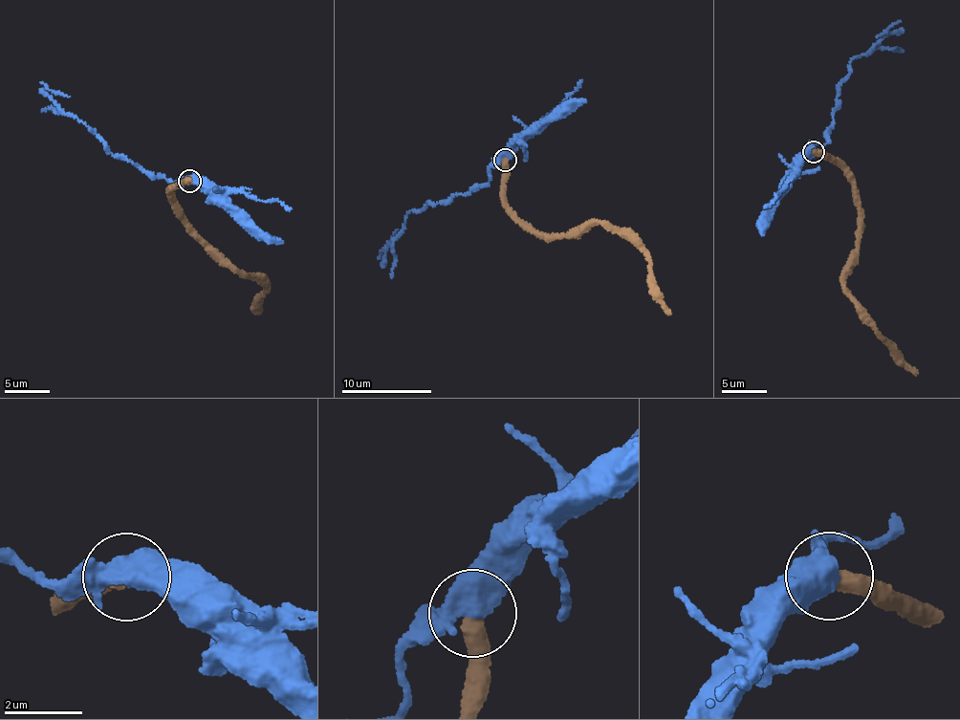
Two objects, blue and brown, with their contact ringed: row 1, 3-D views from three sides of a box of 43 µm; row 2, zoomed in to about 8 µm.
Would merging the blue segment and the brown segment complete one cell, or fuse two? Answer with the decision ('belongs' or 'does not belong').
does not belong

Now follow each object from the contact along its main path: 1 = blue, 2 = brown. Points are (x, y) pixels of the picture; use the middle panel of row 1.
1: (504, 160), (496, 161), (490, 168), (489, 182), (406, 213), (404, 228), (386, 249), (398, 229)
2: (504, 160), (508, 204), (529, 230), (555, 238), (598, 223), (611, 225), (647, 258), (663, 306), (671, 314)

